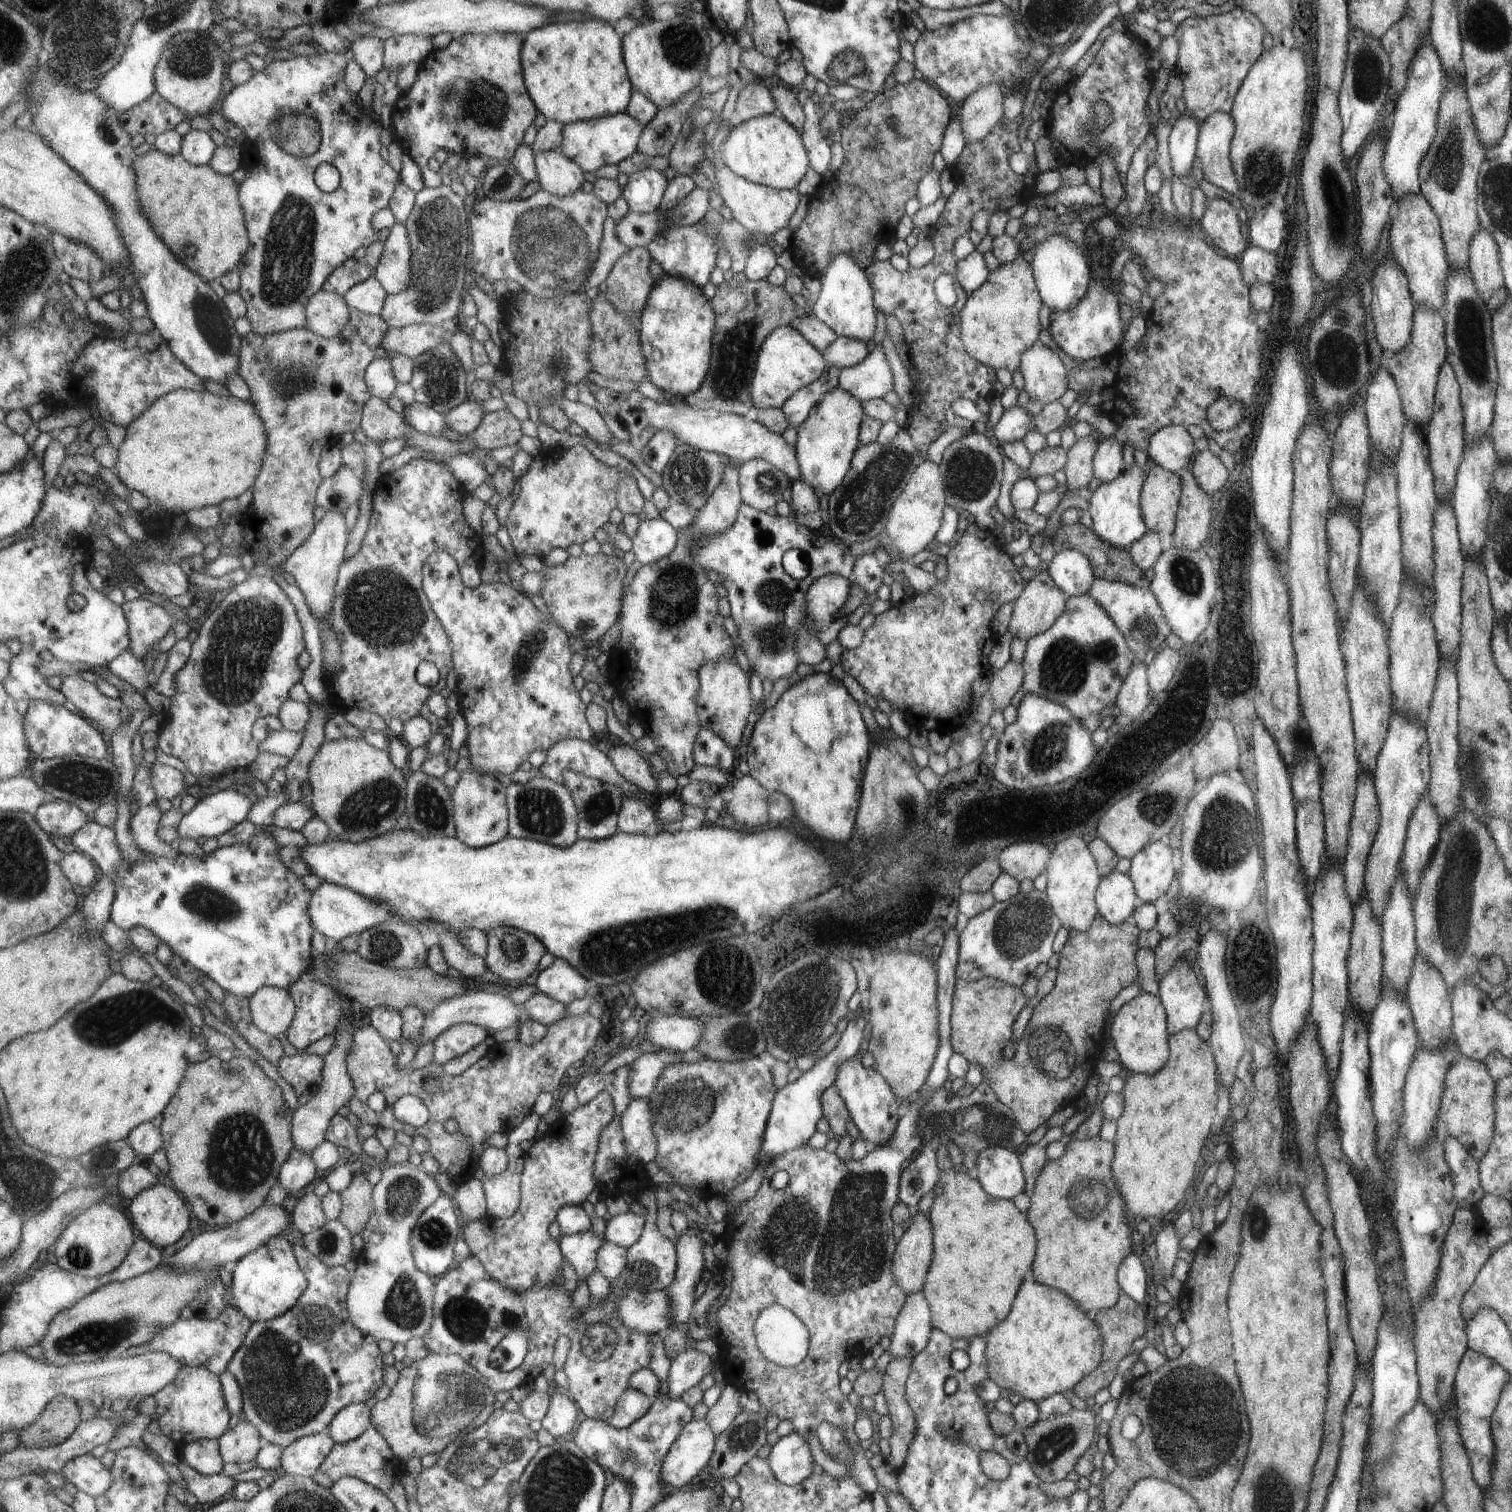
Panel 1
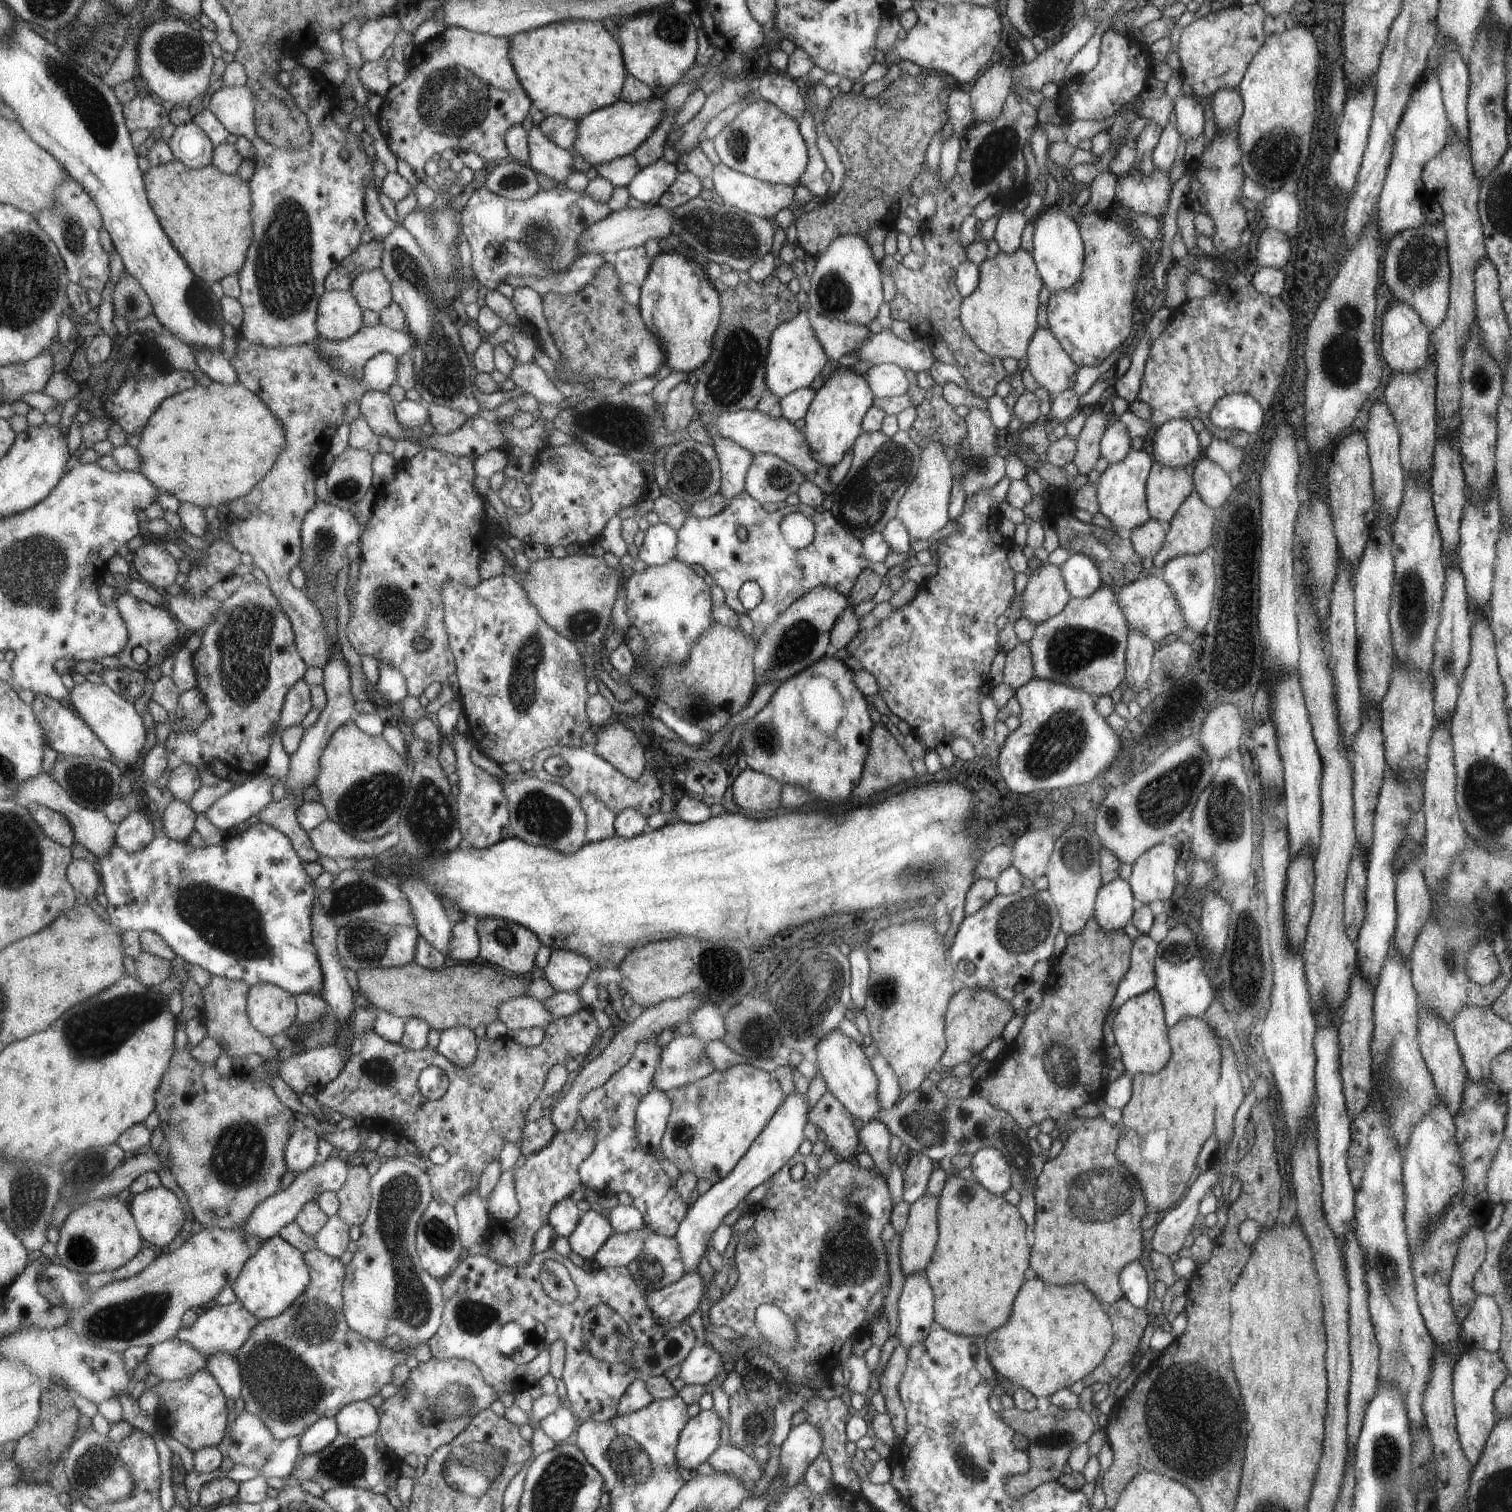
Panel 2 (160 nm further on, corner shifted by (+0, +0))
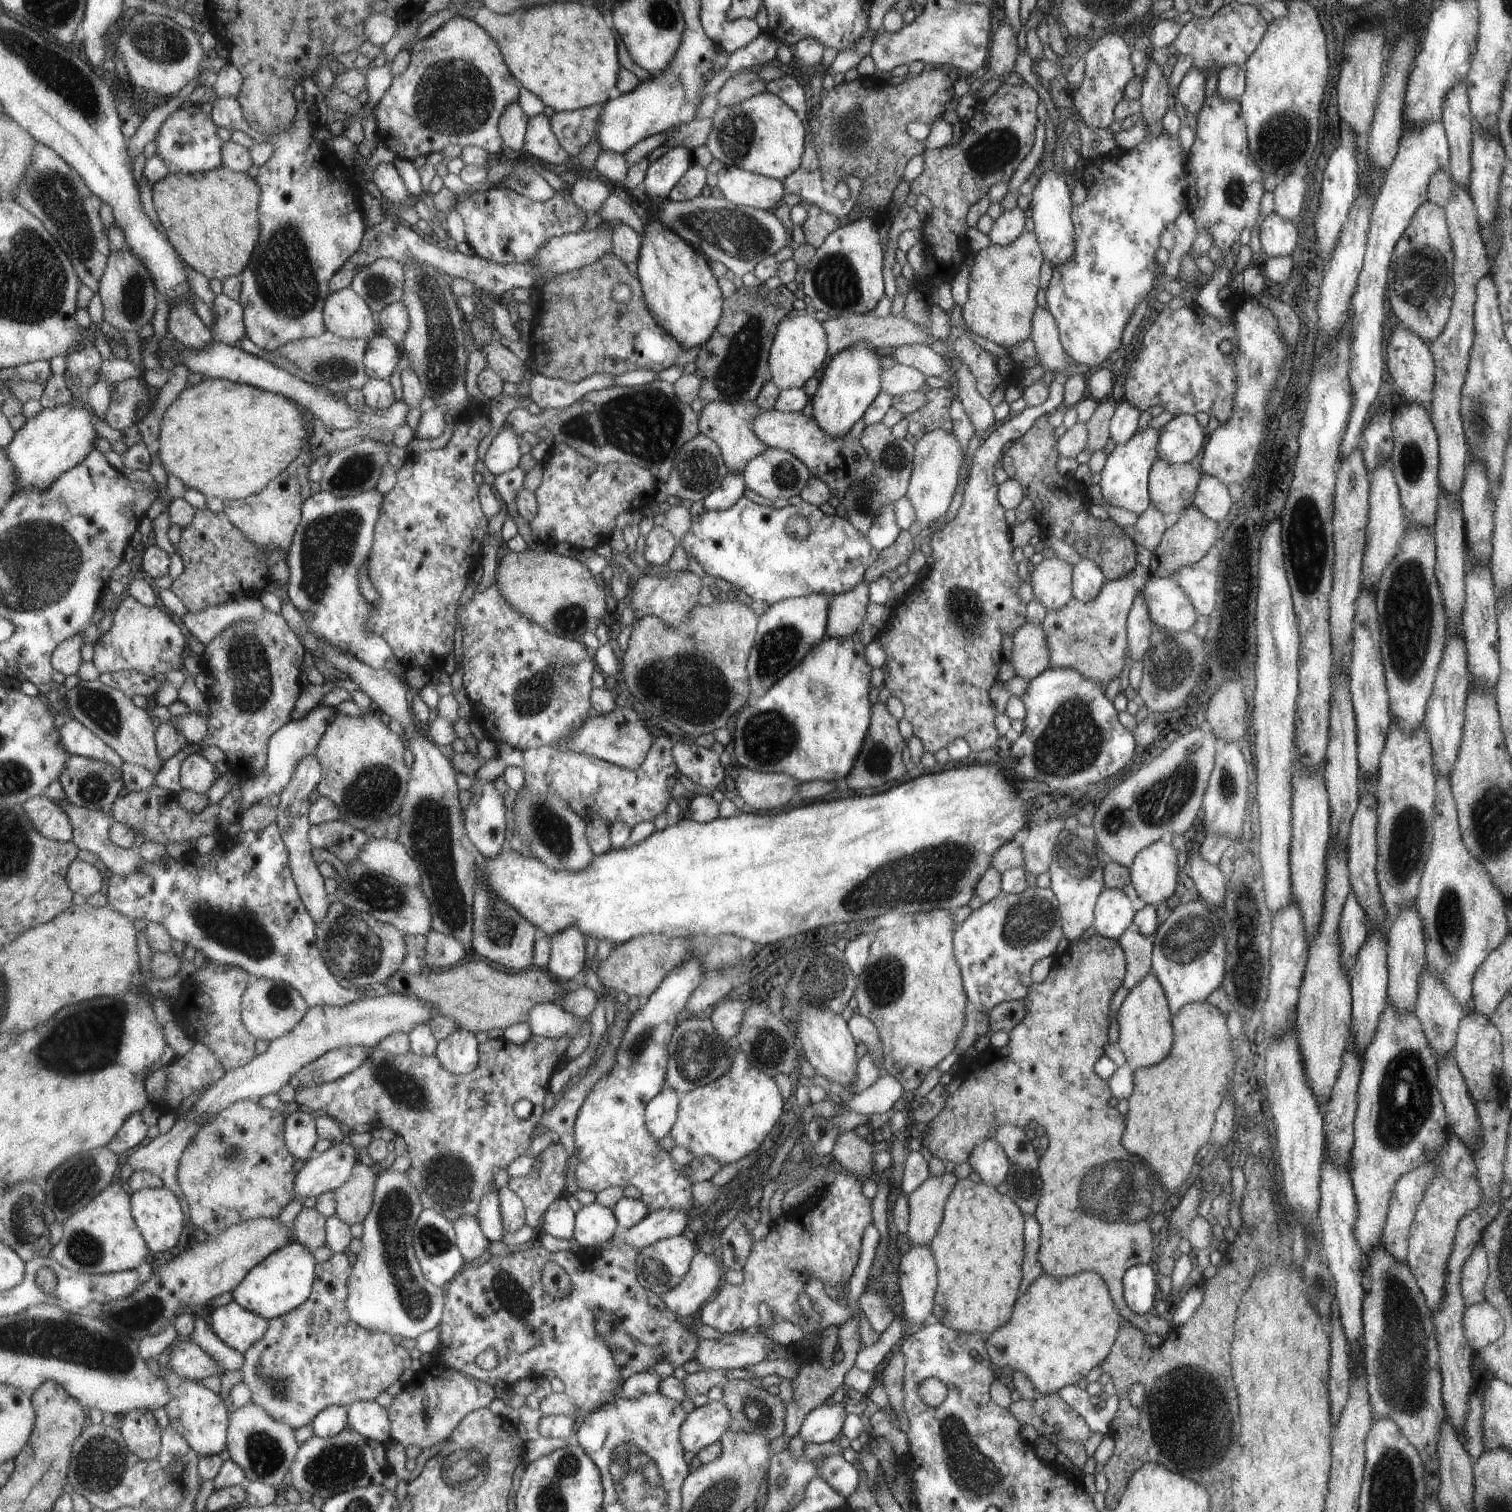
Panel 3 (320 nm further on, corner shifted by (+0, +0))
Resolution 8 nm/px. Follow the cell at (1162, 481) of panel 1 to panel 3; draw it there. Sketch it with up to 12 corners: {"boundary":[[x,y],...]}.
{"boundary":[[1157,458],[1148,495],[1163,514],[1192,504],[1199,472]]}

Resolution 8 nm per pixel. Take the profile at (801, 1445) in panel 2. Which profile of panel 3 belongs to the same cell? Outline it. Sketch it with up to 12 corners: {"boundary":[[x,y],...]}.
{"boundary":[[821,1403],[805,1415],[804,1443],[836,1440],[843,1403]]}

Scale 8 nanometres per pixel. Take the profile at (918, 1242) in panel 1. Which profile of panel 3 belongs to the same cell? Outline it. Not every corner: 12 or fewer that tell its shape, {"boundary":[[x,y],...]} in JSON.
{"boundary":[[931,1175],[906,1196],[911,1247],[929,1244],[955,1184]]}

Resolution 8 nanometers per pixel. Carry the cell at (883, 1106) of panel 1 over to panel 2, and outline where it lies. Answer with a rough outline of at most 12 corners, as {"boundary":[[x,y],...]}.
{"boundary":[[833,1030],[814,1049],[827,1090],[855,1118],[881,1110],[862,1047]]}

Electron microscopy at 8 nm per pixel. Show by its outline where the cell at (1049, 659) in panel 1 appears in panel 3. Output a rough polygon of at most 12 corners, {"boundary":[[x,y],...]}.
{"boundary":[[1105,581],[1040,625],[1049,667],[1101,684],[1123,666],[1138,581]]}

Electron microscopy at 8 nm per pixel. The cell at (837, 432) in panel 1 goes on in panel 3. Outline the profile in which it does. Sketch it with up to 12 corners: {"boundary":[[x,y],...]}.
{"boundary":[[857,341],[827,362],[810,399],[843,436],[881,391],[880,356]]}

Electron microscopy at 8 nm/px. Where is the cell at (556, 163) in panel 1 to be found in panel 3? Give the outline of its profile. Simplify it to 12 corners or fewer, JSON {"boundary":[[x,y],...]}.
{"boundary":[[550,118],[529,119],[526,152],[553,166],[570,154],[553,130]]}

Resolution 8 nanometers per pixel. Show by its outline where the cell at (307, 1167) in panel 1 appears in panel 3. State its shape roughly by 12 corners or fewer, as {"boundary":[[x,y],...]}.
{"boundary":[[317,1114],[288,1115],[284,1139],[307,1162],[320,1139]]}

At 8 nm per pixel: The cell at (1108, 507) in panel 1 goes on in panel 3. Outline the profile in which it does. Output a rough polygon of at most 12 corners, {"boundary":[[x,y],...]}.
{"boundary":[[1155,427],[1114,446],[1100,470],[1109,505],[1139,516],[1151,501]]}

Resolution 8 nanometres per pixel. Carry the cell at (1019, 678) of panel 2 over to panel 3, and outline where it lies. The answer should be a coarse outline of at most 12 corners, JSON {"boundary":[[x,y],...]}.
{"boundary":[[1040,624],[1013,634],[1009,663],[1030,681],[1049,668]]}

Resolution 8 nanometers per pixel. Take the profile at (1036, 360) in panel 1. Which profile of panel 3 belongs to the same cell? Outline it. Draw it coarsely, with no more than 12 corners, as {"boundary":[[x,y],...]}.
{"boundary":[[1037,305],[1030,339],[1046,370],[1086,376],[1090,366],[1067,364],[1053,315]]}

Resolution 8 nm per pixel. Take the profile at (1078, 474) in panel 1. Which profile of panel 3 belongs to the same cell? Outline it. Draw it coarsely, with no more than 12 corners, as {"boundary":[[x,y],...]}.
{"boundary":[[1102,400],[1086,426],[1085,448],[1092,454],[1109,438],[1109,418],[1116,410]]}

